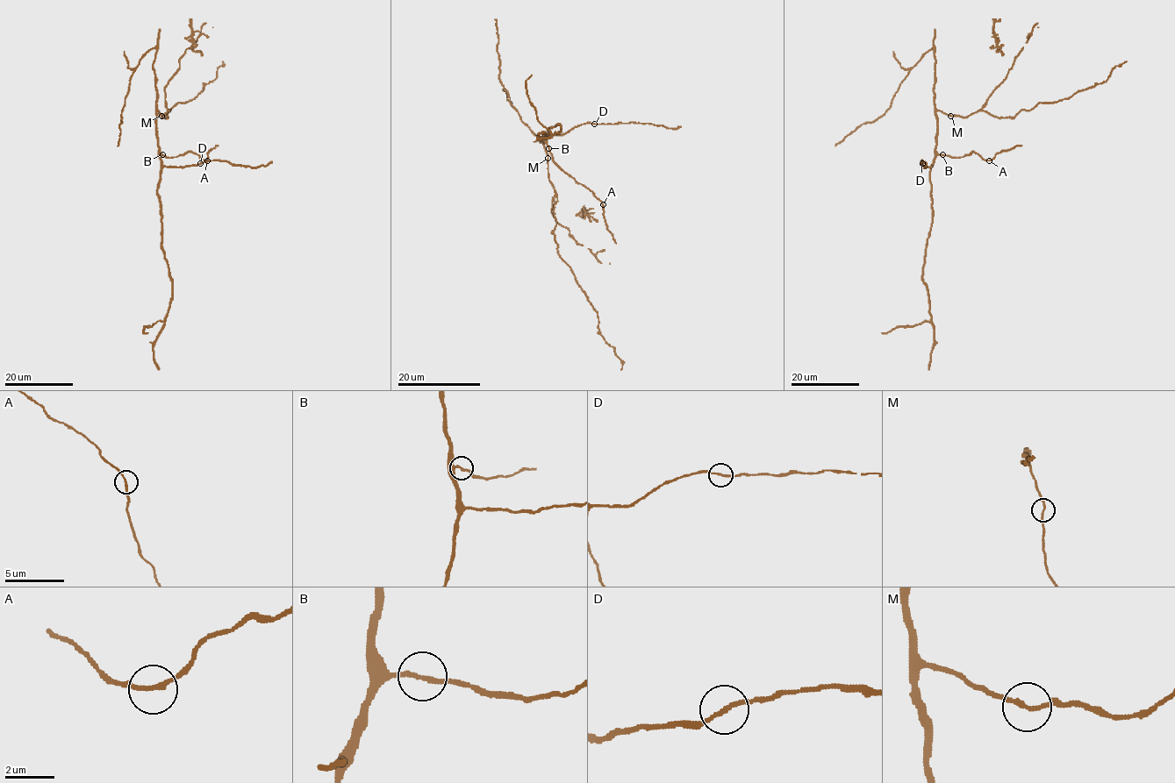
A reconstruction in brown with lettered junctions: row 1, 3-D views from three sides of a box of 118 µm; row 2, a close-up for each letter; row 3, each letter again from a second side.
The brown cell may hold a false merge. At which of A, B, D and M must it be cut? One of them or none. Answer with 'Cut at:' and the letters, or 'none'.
Cut at: none

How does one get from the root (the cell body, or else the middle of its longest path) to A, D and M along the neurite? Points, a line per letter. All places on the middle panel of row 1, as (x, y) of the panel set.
A: (541, 141), (545, 139), (553, 160), (577, 182), (588, 188), (603, 204)
D: (541, 141), (550, 134), (564, 134), (582, 124), (594, 124)
M: (541, 141), (548, 158)

